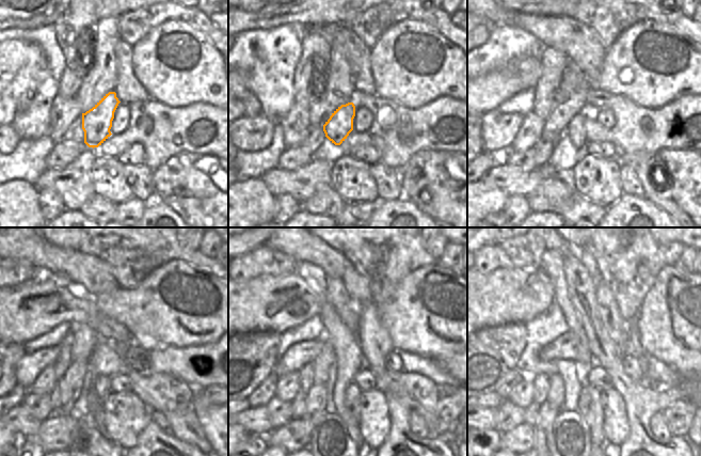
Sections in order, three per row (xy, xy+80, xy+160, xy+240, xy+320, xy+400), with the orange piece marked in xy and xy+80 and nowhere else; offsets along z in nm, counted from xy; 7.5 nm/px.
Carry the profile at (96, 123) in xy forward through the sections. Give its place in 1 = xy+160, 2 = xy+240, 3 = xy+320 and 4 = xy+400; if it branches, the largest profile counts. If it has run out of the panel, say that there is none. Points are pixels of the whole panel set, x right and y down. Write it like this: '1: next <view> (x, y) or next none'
1: next xy+160 (575, 130)
2: next xy+240 (101, 382)
3: next xy+320 (352, 392)
4: next xy+400 (589, 406)

